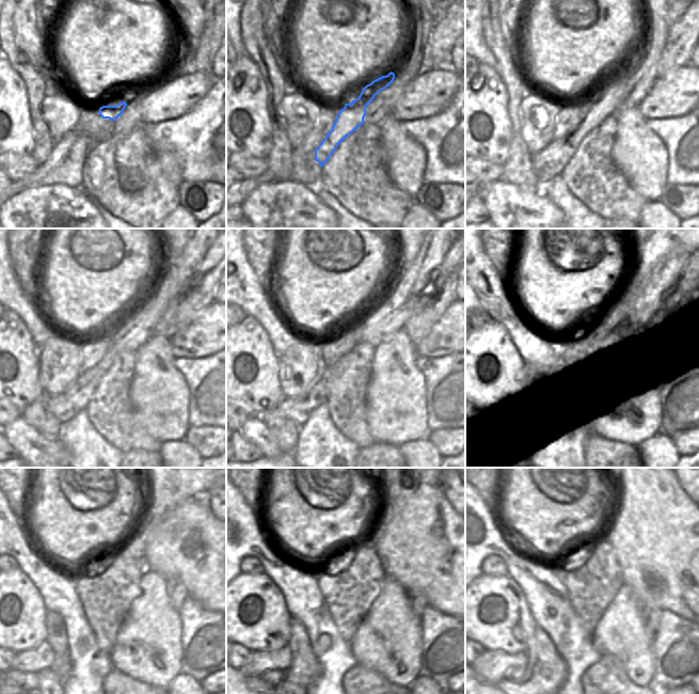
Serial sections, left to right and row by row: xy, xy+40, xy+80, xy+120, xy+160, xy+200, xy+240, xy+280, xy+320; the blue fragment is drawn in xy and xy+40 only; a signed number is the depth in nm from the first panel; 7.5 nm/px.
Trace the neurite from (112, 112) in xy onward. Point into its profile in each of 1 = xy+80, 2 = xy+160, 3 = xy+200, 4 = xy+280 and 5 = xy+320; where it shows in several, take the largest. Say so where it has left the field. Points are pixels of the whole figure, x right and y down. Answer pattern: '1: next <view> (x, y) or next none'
1: next xy+80 (550, 162)
2: next xy+160 (391, 312)
3: next xy+200 (620, 314)
4: next xy+280 (259, 661)
5: next xy+320 (491, 666)

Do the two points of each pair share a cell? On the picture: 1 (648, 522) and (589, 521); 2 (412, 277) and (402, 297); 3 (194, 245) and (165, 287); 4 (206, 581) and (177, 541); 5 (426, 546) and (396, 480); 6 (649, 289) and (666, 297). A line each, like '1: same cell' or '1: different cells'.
1: different cells
2: same cell
3: same cell
4: same cell
5: same cell
6: different cells

